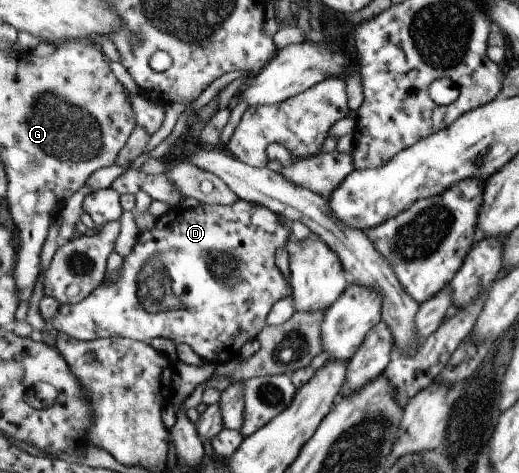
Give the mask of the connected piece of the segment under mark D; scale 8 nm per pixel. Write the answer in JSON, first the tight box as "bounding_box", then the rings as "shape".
{"bounding_box":[49,199,293,365],"shape":[[[242,199],[237,200],[231,206],[213,206],[213,204],[205,204],[199,202],[194,208],[175,207],[169,209],[166,215],[159,215],[155,228],[139,233],[139,237],[131,252],[124,258],[124,265],[120,272],[120,276],[115,283],[103,284],[97,290],[94,290],[85,300],[75,303],[74,305],[62,305],[60,312],[56,314],[54,319],[49,323],[57,330],[58,333],[64,332],[74,336],[82,341],[96,341],[97,339],[110,339],[117,337],[125,337],[136,341],[149,342],[157,336],[171,339],[175,344],[187,344],[201,358],[203,362],[212,363],[213,365],[226,364],[231,360],[239,361],[241,356],[241,348],[250,340],[256,340],[259,334],[267,326],[267,316],[271,312],[271,308],[275,306],[275,302],[279,302],[281,298],[293,296],[293,288],[291,284],[287,284],[283,272],[277,266],[277,252],[283,250],[293,239],[291,228],[288,220],[281,220],[281,216],[277,216],[273,210],[268,207],[257,205]]]}

